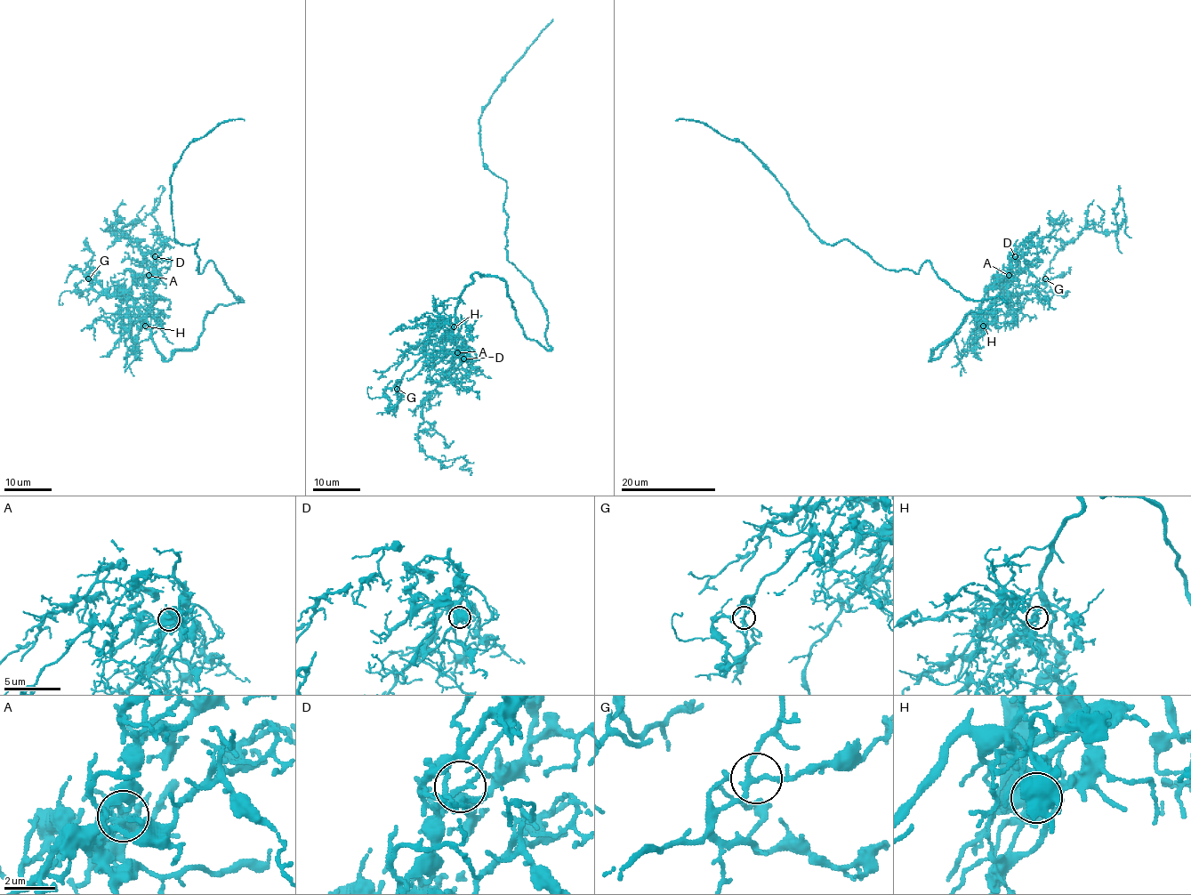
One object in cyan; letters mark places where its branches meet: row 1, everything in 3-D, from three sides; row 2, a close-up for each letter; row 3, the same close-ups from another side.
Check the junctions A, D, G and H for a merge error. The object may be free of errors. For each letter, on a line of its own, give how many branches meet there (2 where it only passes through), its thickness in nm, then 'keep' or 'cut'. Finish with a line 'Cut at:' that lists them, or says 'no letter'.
A: 3 branches meet; 190 nm thick; keep
D: 3 branches meet; 150 nm thick; keep
G: 3 branches meet; 180 nm thick; keep
H: 3 branches meet; 150 nm thick; cut
Cut at: H

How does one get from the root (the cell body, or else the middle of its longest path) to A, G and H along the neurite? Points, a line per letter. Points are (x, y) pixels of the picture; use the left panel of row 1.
A: (218, 306), (207, 312), (197, 342), (190, 349), (178, 350), (164, 360), (147, 320), (154, 284), (148, 275)
G: (218, 306), (207, 312), (197, 342), (164, 360), (147, 314), (129, 298), (94, 291), (88, 278)
H: (218, 306), (207, 312), (197, 342), (178, 350), (167, 360), (154, 343), (147, 314), (145, 326)

